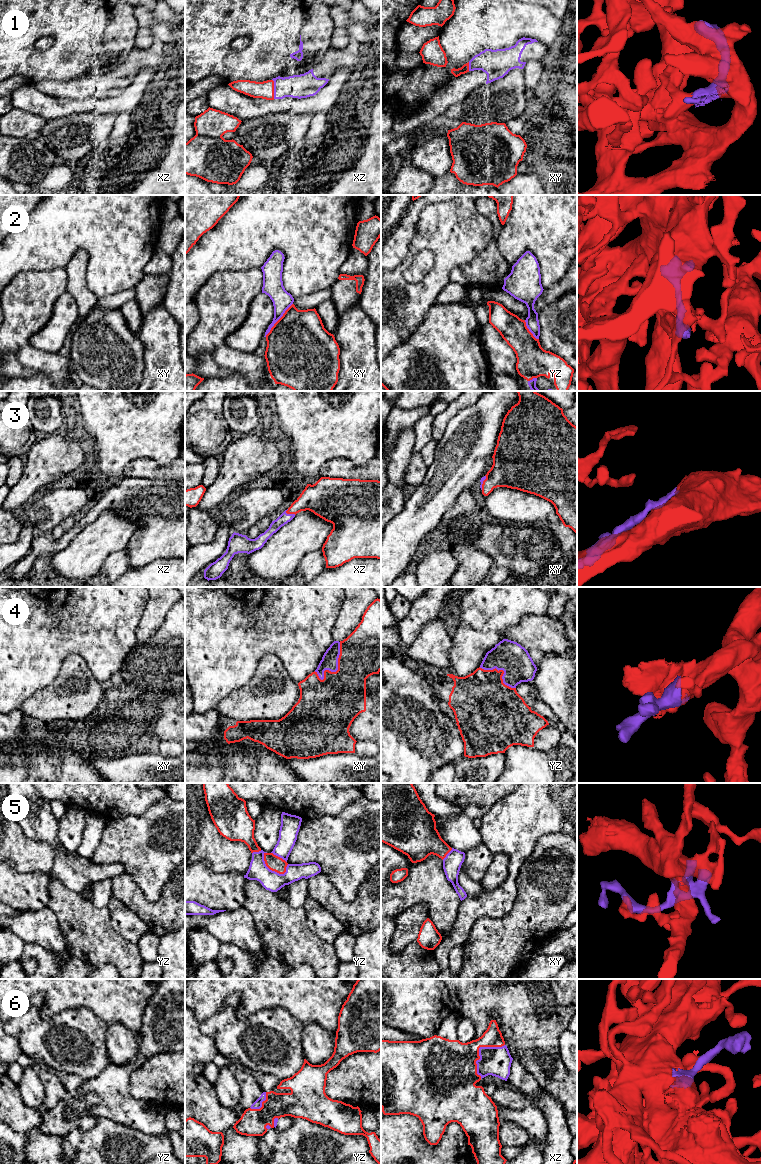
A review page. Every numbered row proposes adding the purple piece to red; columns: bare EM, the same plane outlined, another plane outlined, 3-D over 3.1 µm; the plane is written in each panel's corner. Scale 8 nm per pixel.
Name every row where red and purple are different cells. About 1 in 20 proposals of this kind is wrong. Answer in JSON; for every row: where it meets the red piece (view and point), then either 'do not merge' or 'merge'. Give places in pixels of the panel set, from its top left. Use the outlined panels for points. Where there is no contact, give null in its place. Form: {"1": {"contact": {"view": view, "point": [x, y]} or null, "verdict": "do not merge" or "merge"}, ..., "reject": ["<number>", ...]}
{"1": {"contact": {"view": "xz", "point": [273, 89]}, "verdict": "merge"}, "2": {"contact": {"view": "xy", "point": [278, 320]}, "verdict": "merge"}, "3": {"contact": {"view": "xz", "point": [290, 513]}, "verdict": "merge"}, "4": {"contact": {"view": "xy", "point": [338, 667]}, "verdict": "merge"}, "5": {"contact": {"view": "yz", "point": [270, 869]}, "verdict": "merge"}, "6": {"contact": {"view": "xz", "point": [478, 1051]}, "verdict": "merge"}, "reject": []}

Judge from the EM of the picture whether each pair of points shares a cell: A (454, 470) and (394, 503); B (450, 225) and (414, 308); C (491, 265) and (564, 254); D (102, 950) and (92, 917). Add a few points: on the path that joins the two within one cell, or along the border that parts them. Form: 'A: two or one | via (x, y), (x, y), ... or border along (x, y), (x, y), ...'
A: two | border along (405, 501), (404, 507), (391, 520)
B: one | via (449, 246), (449, 253), (441, 273), (430, 287)
C: two | border along (497, 241), (501, 256), (511, 267)
D: one | via (97, 942), (92, 937), (92, 925)

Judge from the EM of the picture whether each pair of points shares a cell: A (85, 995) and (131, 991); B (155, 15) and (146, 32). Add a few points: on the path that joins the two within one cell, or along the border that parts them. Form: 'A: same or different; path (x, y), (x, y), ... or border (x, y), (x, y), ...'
A: same; path (96, 991), (120, 991)
B: same; path (151, 19), (146, 24), (146, 28)

